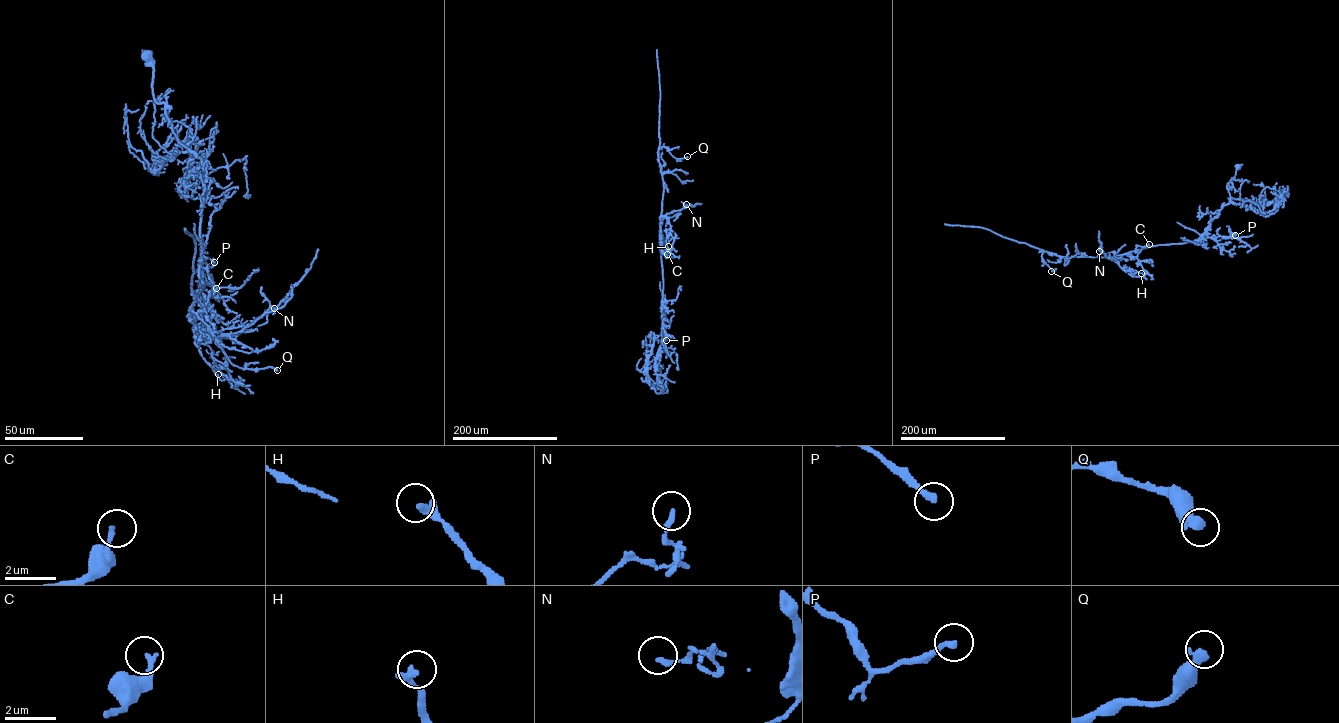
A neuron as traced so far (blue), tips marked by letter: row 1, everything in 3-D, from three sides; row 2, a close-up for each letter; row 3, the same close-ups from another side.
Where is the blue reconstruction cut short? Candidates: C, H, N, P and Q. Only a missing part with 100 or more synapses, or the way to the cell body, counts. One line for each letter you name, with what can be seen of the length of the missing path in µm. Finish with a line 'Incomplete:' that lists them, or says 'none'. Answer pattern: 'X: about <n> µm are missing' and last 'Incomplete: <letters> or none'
Incomplete: none

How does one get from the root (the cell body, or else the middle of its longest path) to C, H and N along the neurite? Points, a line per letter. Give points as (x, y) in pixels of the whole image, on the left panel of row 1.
C: (146, 54), (155, 100), (206, 175), (194, 319), (216, 288)
H: (146, 54), (155, 100), (206, 175), (204, 286), (192, 311), (198, 330), (220, 340), (236, 384), (218, 374)
N: (146, 54), (155, 100), (206, 175), (195, 327), (238, 327), (274, 308)

